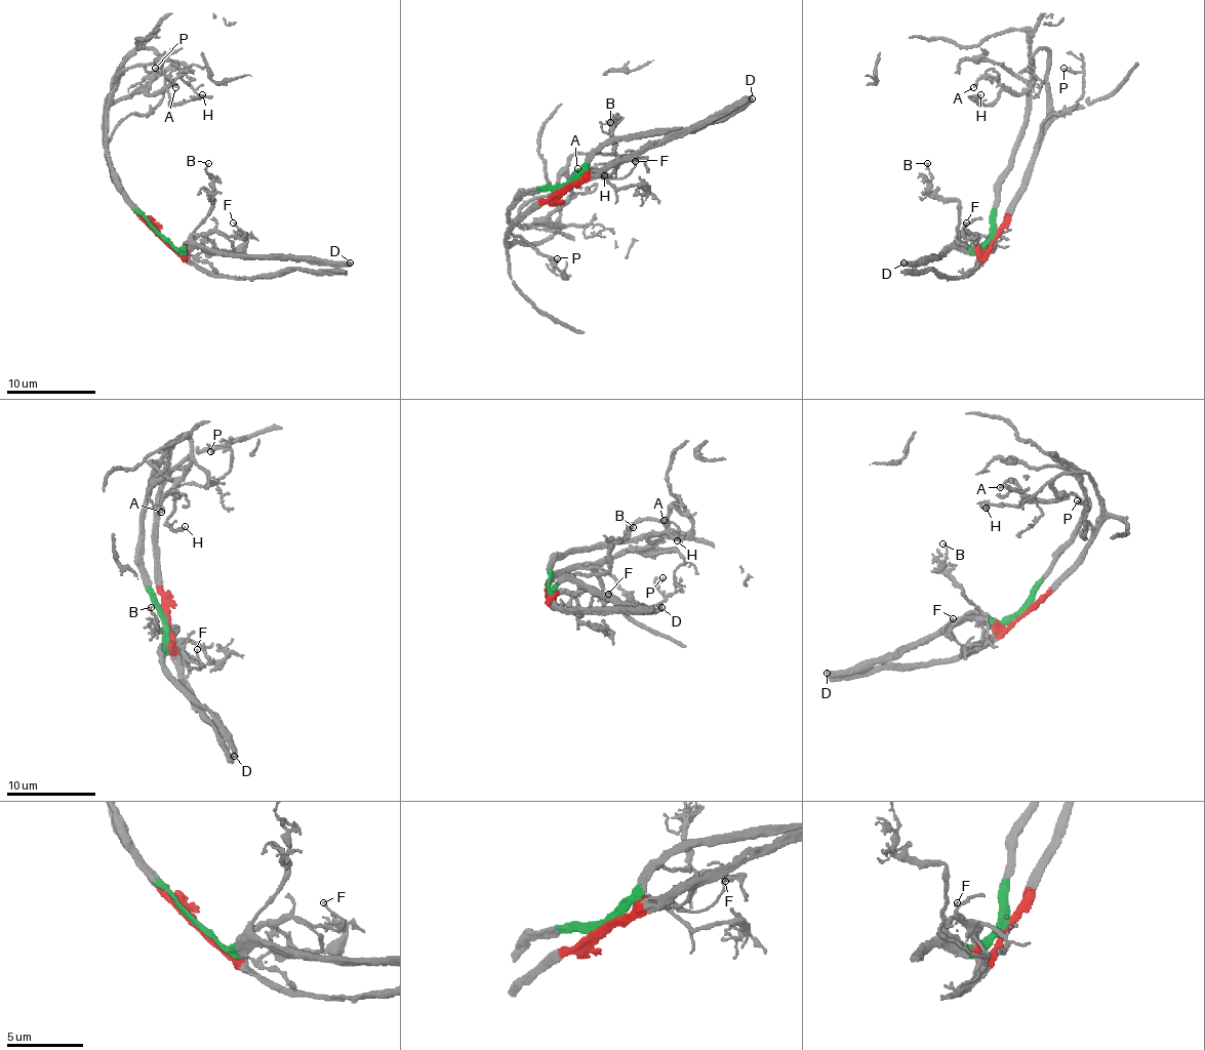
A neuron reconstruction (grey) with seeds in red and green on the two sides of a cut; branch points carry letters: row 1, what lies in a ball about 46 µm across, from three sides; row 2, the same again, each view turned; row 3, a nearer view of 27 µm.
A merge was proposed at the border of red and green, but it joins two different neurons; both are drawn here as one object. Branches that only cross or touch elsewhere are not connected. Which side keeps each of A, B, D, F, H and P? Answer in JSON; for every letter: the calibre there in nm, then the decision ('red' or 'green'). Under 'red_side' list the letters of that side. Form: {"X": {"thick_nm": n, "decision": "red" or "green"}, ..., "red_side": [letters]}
{"A": {"thick_nm": 170, "decision": "red"}, "B": {"thick_nm": 140, "decision": "green"}, "D": {"thick_nm": 440, "decision": "green"}, "F": {"thick_nm": 110, "decision": "red"}, "H": {"thick_nm": 320, "decision": "red"}, "P": {"thick_nm": 160, "decision": "red"}, "red_side": ["A", "F", "H", "P"]}

